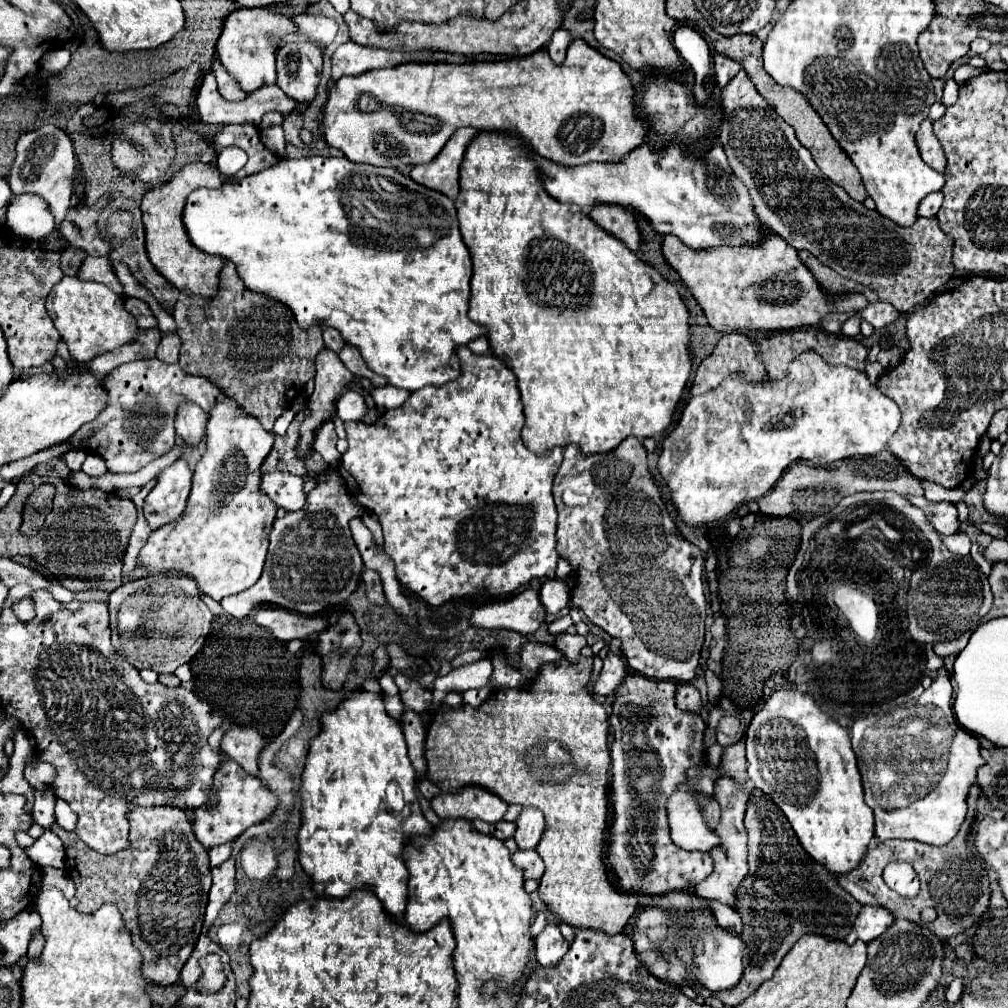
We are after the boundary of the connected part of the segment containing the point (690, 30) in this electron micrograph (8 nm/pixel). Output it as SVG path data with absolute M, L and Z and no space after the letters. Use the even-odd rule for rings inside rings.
M682 25L674 33L674 47L676 51L684 57L684 61L692 67L696 75L696 85L694 85L694 97L698 103L706 103L710 99L710 89L706 89L706 83L712 83L712 73L710 73L710 47L706 39L690 25Z

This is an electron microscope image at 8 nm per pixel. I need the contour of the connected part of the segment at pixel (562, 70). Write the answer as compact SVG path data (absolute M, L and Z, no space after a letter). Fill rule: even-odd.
M574 39L568 47L567 56L562 65L554 65L552 59L546 55L546 51L536 51L528 57L516 57L510 61L492 61L492 63L466 63L466 65L452 65L452 63L404 63L400 67L390 67L390 69L376 69L376 71L366 71L360 77L344 77L340 79L328 93L328 103L324 109L324 119L322 119L322 131L324 139L330 147L340 149L352 163L370 163L374 167L404 167L404 165L420 165L420 163L430 163L446 145L446 141L458 131L460 127L476 127L476 129L486 129L486 131L504 131L510 135L516 135L522 139L528 147L532 147L536 153L544 155L546 159L552 159L562 165L584 165L590 161L616 161L626 155L626 151L636 149L638 145L644 143L646 129L644 125L636 119L634 115L634 89L622 71L622 67L592 49L584 39Z

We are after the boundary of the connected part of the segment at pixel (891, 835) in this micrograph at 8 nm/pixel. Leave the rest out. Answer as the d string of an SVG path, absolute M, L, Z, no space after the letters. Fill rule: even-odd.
M936 677L920 699L886 715L862 717L852 725L852 747L858 757L866 803L876 815L880 841L916 839L928 845L944 845L952 841L966 817L968 787L984 759L978 739L956 723L950 693L950 679ZM898 795L924 797L900 807Z

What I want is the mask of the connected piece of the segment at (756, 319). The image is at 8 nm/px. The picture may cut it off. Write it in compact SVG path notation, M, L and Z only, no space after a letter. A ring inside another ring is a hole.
M764 229L762 239L752 245L722 245L704 251L694 251L678 237L666 235L662 241L662 253L696 297L708 323L720 333L820 327L822 319L830 313L852 313L868 305L862 293L844 293L838 297L828 295L798 257L798 251L788 247L788 243L770 229Z

